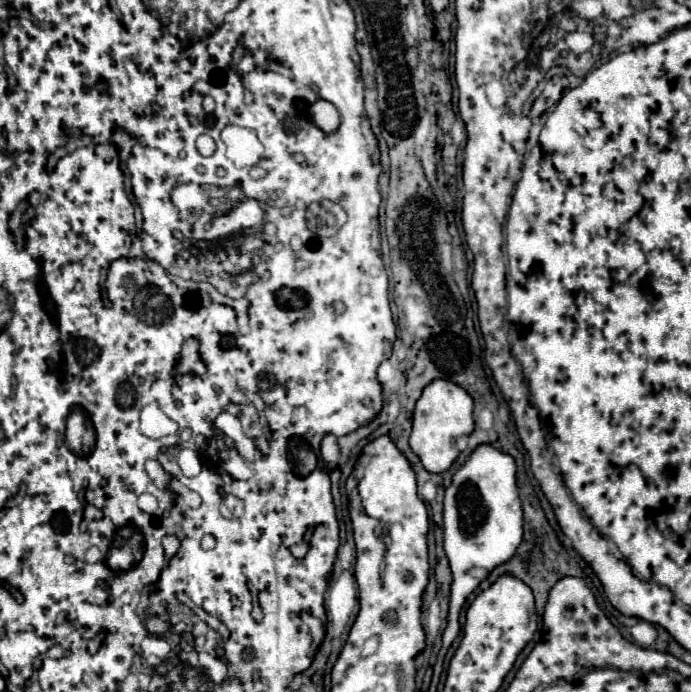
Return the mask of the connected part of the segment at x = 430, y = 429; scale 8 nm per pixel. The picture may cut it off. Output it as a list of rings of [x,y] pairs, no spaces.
[[[436,378],[422,390],[422,396],[418,398],[414,416],[412,416],[410,448],[418,454],[422,466],[428,472],[434,472],[434,474],[444,472],[458,458],[456,438],[462,434],[470,434],[474,430],[472,408],[474,408],[472,396],[462,386],[458,386],[450,380]]]

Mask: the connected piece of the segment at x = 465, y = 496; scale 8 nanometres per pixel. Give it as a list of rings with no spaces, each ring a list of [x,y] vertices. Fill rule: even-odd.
[[[478,444],[468,460],[458,468],[452,476],[452,484],[444,494],[444,552],[452,568],[452,586],[450,586],[450,608],[448,608],[448,624],[442,634],[442,650],[448,650],[454,638],[460,632],[460,610],[470,592],[478,588],[478,584],[490,574],[492,568],[510,560],[516,548],[522,542],[522,504],[518,498],[516,486],[516,462],[510,454],[500,452],[492,444]]]

